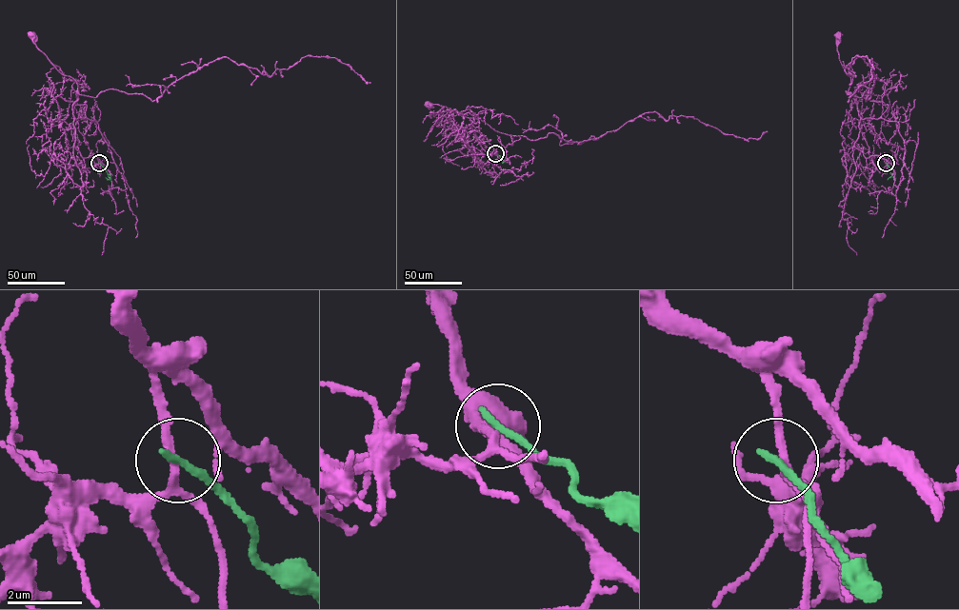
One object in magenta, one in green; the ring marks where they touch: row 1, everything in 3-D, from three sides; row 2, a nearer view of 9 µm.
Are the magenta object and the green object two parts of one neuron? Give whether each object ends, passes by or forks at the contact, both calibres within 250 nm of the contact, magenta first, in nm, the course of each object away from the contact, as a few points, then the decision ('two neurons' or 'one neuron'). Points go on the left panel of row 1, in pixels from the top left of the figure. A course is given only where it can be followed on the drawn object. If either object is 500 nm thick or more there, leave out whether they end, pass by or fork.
magenta forks | green ends | 190/220 nm | magenta via (99, 163), (93, 155), (83, 158), (74, 147), (72, 104), (77, 100), (77, 83), (57, 69), (30, 34) | green via (99, 163), (110, 176), (109, 179), (105, 177) | two neurons

